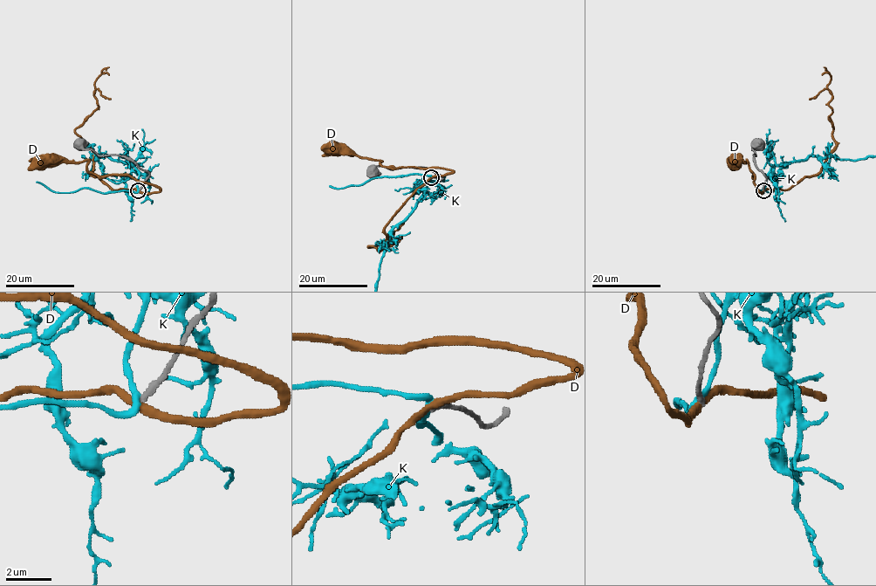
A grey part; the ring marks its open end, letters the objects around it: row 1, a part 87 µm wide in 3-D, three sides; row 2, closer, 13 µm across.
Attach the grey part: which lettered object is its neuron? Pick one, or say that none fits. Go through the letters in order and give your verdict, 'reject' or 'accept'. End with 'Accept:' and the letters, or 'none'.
D: reject
K: reject
Accept: none

